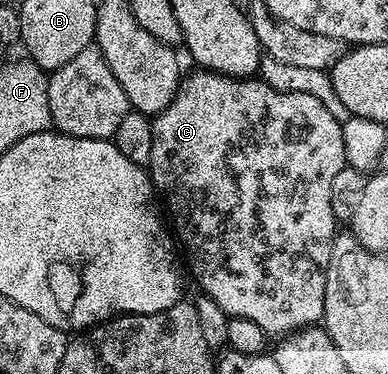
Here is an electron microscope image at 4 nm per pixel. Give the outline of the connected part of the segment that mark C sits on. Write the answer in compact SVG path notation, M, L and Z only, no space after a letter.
M192 69L189 75L187 72L181 78L180 87L167 109L152 119L152 132L154 145L150 149L147 170L152 176L153 188L162 196L163 202L164 199L168 202L175 238L182 251L184 246L188 254L188 267L200 286L199 290L218 301L218 305L230 317L246 317L246 321L262 325L269 337L287 337L293 331L319 324L324 318L326 272L330 265L332 243L338 234L336 215L332 212L332 186L348 163L346 145L342 141L342 125L331 115L330 109L326 109L318 97L310 97L310 93L279 91L259 77L235 79L229 75L219 75L217 71Z

